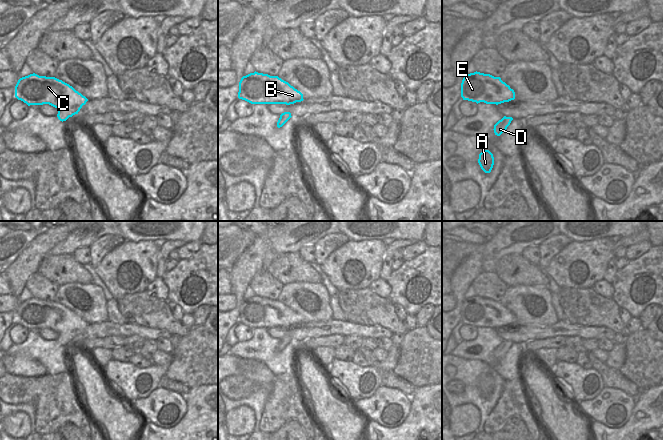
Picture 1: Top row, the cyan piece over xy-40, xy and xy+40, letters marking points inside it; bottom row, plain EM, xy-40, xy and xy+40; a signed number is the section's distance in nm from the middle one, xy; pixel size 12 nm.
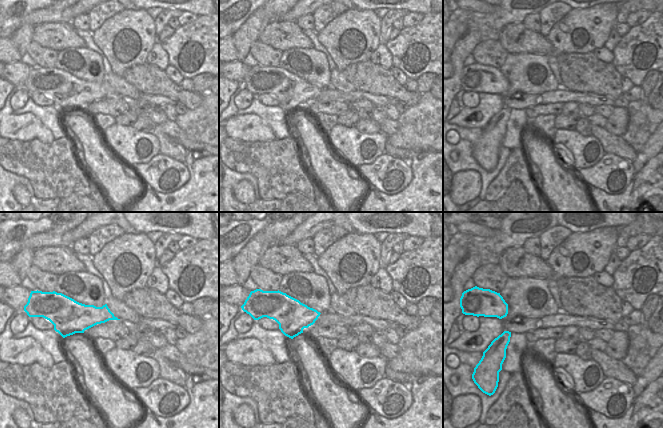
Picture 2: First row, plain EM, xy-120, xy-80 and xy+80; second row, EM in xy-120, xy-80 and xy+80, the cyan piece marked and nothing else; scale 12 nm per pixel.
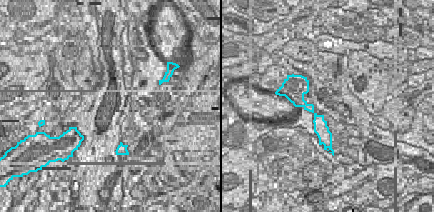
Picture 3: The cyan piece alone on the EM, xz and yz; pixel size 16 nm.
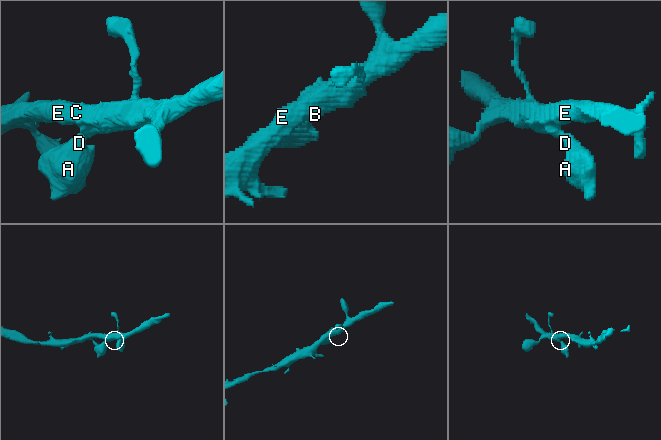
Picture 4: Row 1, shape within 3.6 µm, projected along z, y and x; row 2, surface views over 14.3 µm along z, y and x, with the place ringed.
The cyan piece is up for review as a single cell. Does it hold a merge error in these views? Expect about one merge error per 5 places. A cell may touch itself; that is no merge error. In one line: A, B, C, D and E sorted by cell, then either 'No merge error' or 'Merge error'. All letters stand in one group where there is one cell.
Groups: A B C D E. No merge error.

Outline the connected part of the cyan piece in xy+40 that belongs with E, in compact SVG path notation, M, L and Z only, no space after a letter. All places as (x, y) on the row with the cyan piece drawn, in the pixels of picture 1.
M474 72L466 74L461 83L463 100L501 104L515 99L515 92L500 77Z

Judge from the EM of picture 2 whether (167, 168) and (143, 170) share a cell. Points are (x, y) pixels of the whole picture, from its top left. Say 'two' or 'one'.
one

